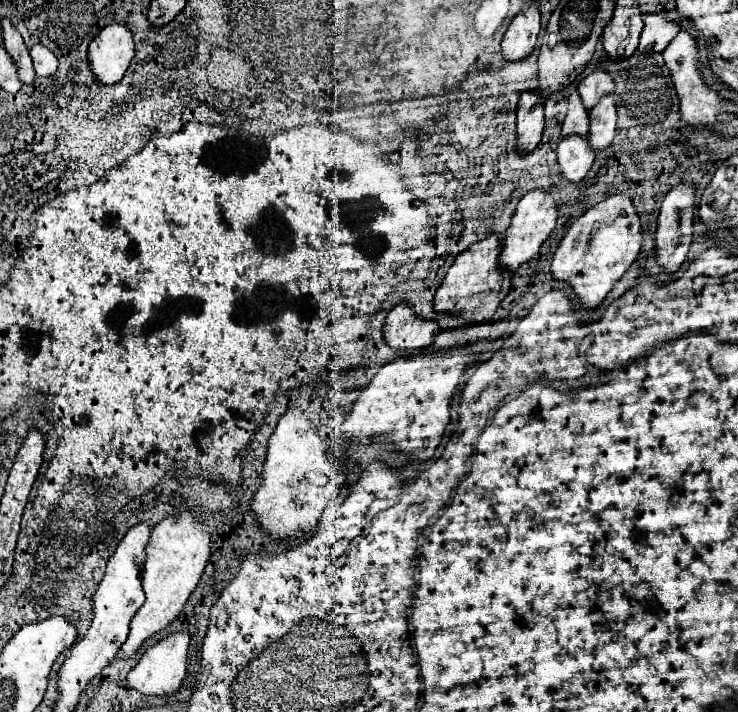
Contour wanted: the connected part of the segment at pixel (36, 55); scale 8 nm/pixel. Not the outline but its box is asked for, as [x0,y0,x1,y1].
[30,44,58,78]

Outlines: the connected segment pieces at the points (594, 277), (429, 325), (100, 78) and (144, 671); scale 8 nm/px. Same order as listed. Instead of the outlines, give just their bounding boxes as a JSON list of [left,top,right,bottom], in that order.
[[552,196,642,310],[382,302,440,350],[88,24,132,86],[126,634,190,696]]

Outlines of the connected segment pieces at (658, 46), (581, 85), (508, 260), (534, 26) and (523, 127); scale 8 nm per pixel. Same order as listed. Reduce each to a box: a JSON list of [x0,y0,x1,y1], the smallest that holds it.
[[638,14,680,52],[578,68,614,112],[498,190,558,272],[502,6,540,62],[516,92,544,154]]

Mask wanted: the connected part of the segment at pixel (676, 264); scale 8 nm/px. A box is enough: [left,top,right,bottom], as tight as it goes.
[654,184,694,274]

